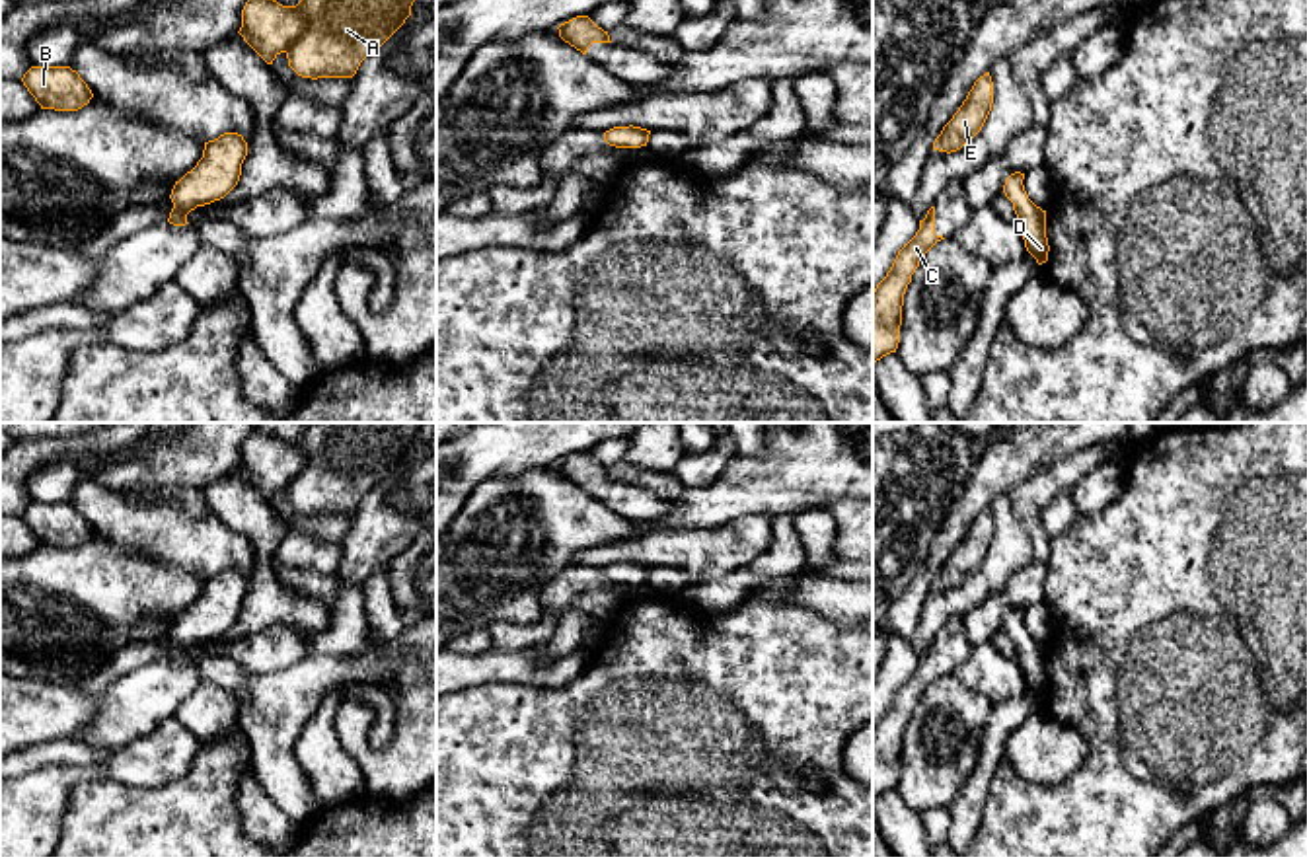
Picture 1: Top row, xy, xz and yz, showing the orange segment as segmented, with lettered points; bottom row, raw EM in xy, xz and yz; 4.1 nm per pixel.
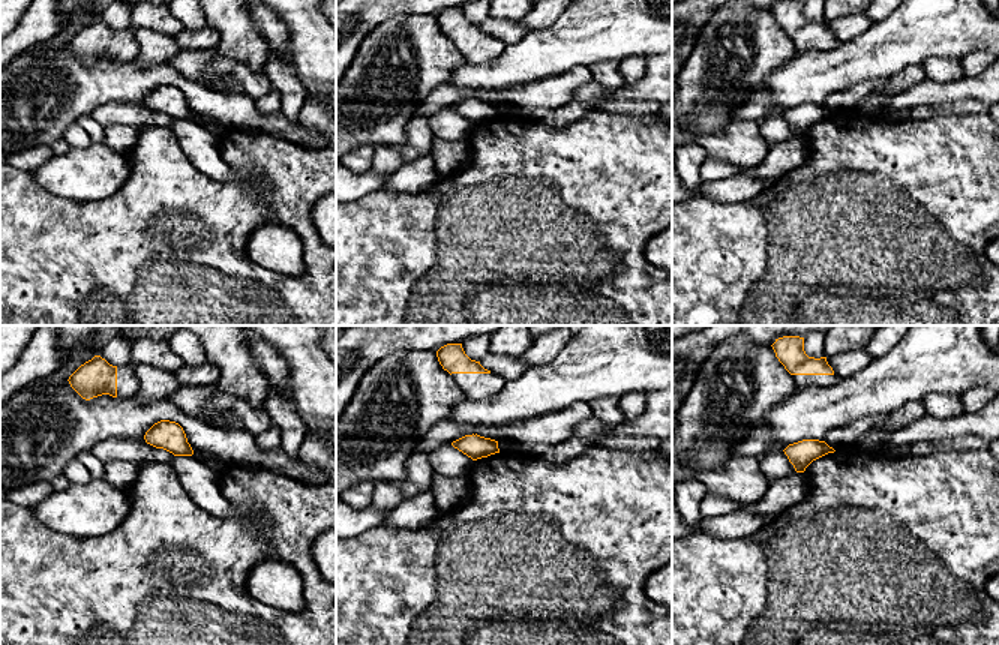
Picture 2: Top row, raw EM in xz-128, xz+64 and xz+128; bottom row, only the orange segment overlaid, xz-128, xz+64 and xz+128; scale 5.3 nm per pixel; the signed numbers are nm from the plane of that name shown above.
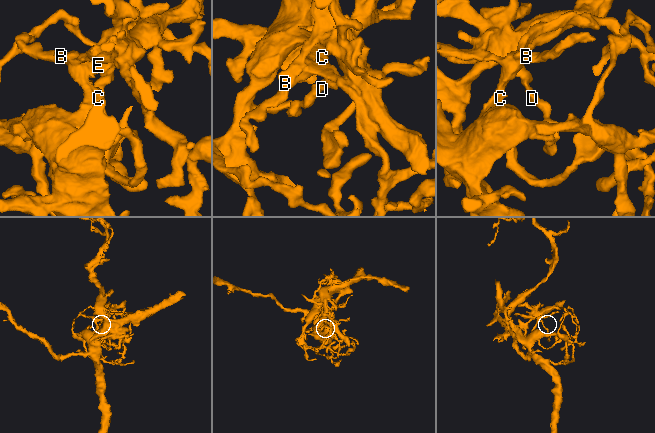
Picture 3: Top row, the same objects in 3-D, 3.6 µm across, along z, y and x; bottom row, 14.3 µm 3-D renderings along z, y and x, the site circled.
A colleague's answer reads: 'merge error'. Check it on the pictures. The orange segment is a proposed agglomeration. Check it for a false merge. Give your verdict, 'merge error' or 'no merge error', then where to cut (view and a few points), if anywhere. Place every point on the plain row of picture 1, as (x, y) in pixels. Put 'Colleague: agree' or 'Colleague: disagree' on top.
Colleague: disagree
no merge error; cut none

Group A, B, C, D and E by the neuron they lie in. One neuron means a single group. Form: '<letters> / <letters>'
A B C D E

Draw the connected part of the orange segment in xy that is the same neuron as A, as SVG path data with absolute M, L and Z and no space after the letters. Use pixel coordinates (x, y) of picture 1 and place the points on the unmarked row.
M308 423L296 442L253 430L238 469L267 501L284 489L302 514L353 514L360 499L405 460L419 428L421 423Z

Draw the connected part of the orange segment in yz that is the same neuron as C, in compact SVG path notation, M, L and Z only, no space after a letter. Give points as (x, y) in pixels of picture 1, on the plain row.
M931 643L919 656L915 672L898 688L890 707L873 727L873 801L896 789L906 725L921 693L941 676L945 674L935 670L935 643Z

